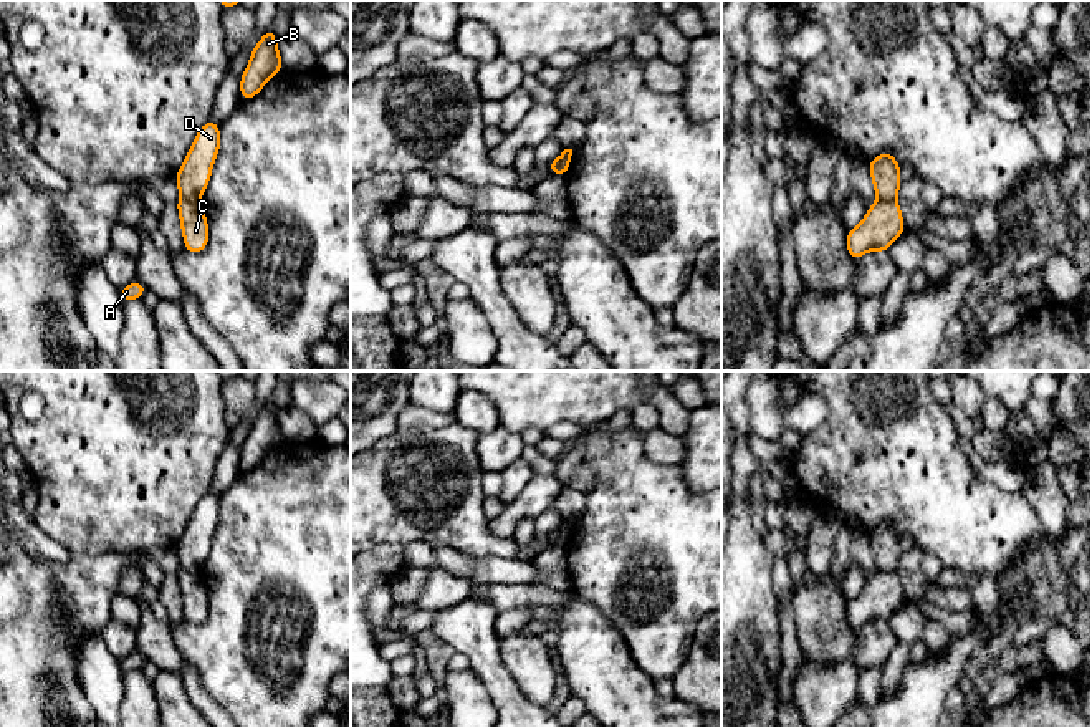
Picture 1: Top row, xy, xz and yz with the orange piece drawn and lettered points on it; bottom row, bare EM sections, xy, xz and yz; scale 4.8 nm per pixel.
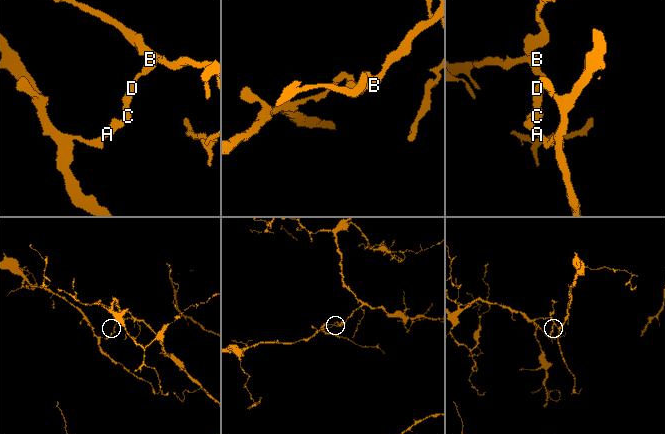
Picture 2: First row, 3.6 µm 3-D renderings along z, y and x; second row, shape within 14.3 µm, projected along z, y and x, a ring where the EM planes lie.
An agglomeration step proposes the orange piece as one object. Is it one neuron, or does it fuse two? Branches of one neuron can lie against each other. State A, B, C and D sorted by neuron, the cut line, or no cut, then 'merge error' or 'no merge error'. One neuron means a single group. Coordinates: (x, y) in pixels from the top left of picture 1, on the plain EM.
groups A C / B D; cut xy (181, 568), (197, 572); merge error

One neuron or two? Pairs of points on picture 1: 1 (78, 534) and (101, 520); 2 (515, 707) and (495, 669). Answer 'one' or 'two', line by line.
1: one
2: one

